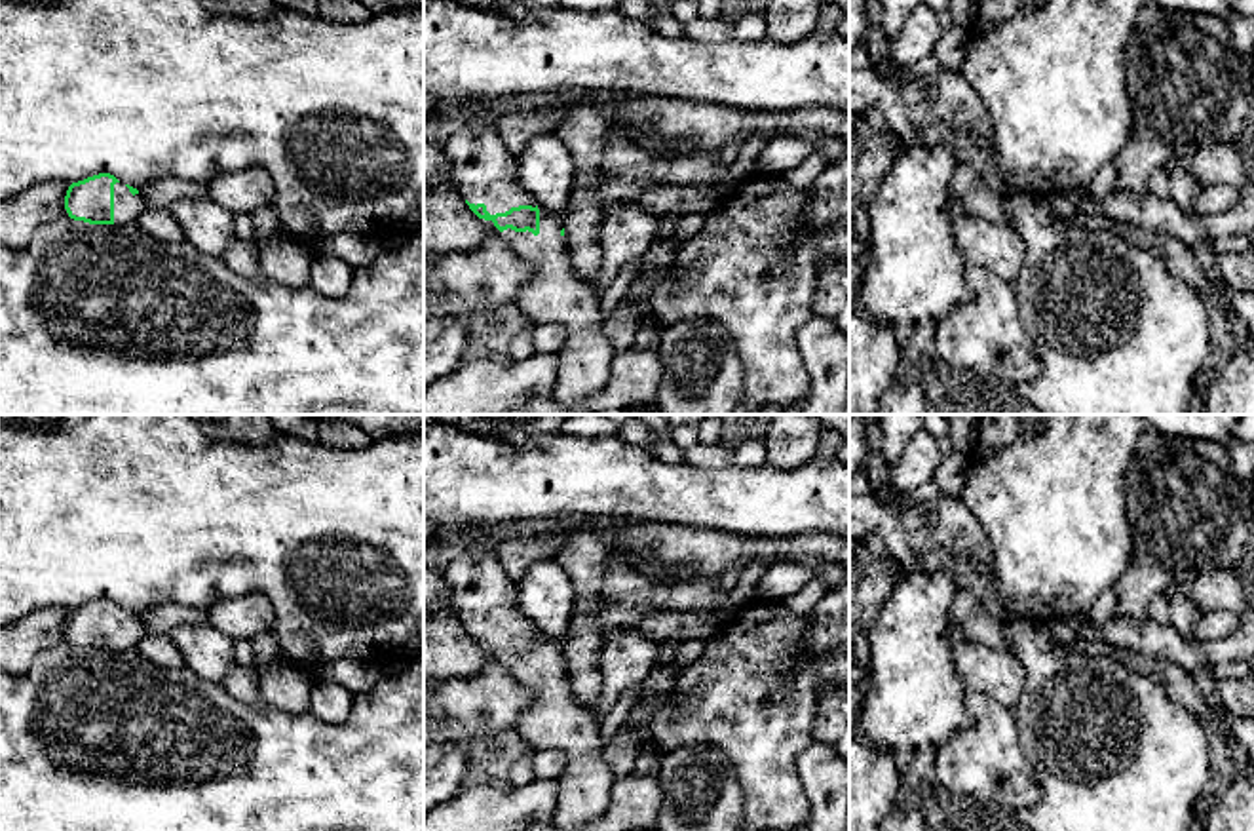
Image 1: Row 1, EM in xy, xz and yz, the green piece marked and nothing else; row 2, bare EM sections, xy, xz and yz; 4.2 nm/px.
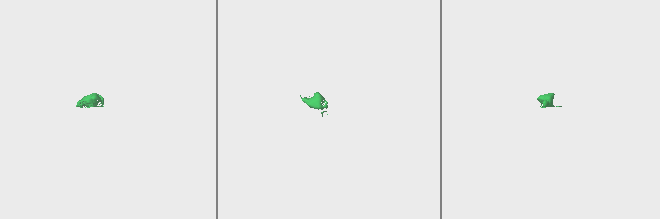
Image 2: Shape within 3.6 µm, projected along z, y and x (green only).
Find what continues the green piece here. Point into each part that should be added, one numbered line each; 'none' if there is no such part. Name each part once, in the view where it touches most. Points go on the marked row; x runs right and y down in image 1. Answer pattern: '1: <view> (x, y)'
1: xz (485, 172)

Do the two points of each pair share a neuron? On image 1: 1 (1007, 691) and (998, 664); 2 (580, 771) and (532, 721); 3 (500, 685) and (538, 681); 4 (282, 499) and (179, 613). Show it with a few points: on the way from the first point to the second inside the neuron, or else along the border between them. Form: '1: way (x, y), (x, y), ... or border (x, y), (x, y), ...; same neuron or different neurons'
1: way (1006, 685), (998, 670); same neuron
2: way (580, 755), (548, 725); same neuron
3: border (498, 658), (532, 693), (532, 702), (515, 727); different neurons
4: border (204, 607), (152, 605), (141, 613); different neurons

